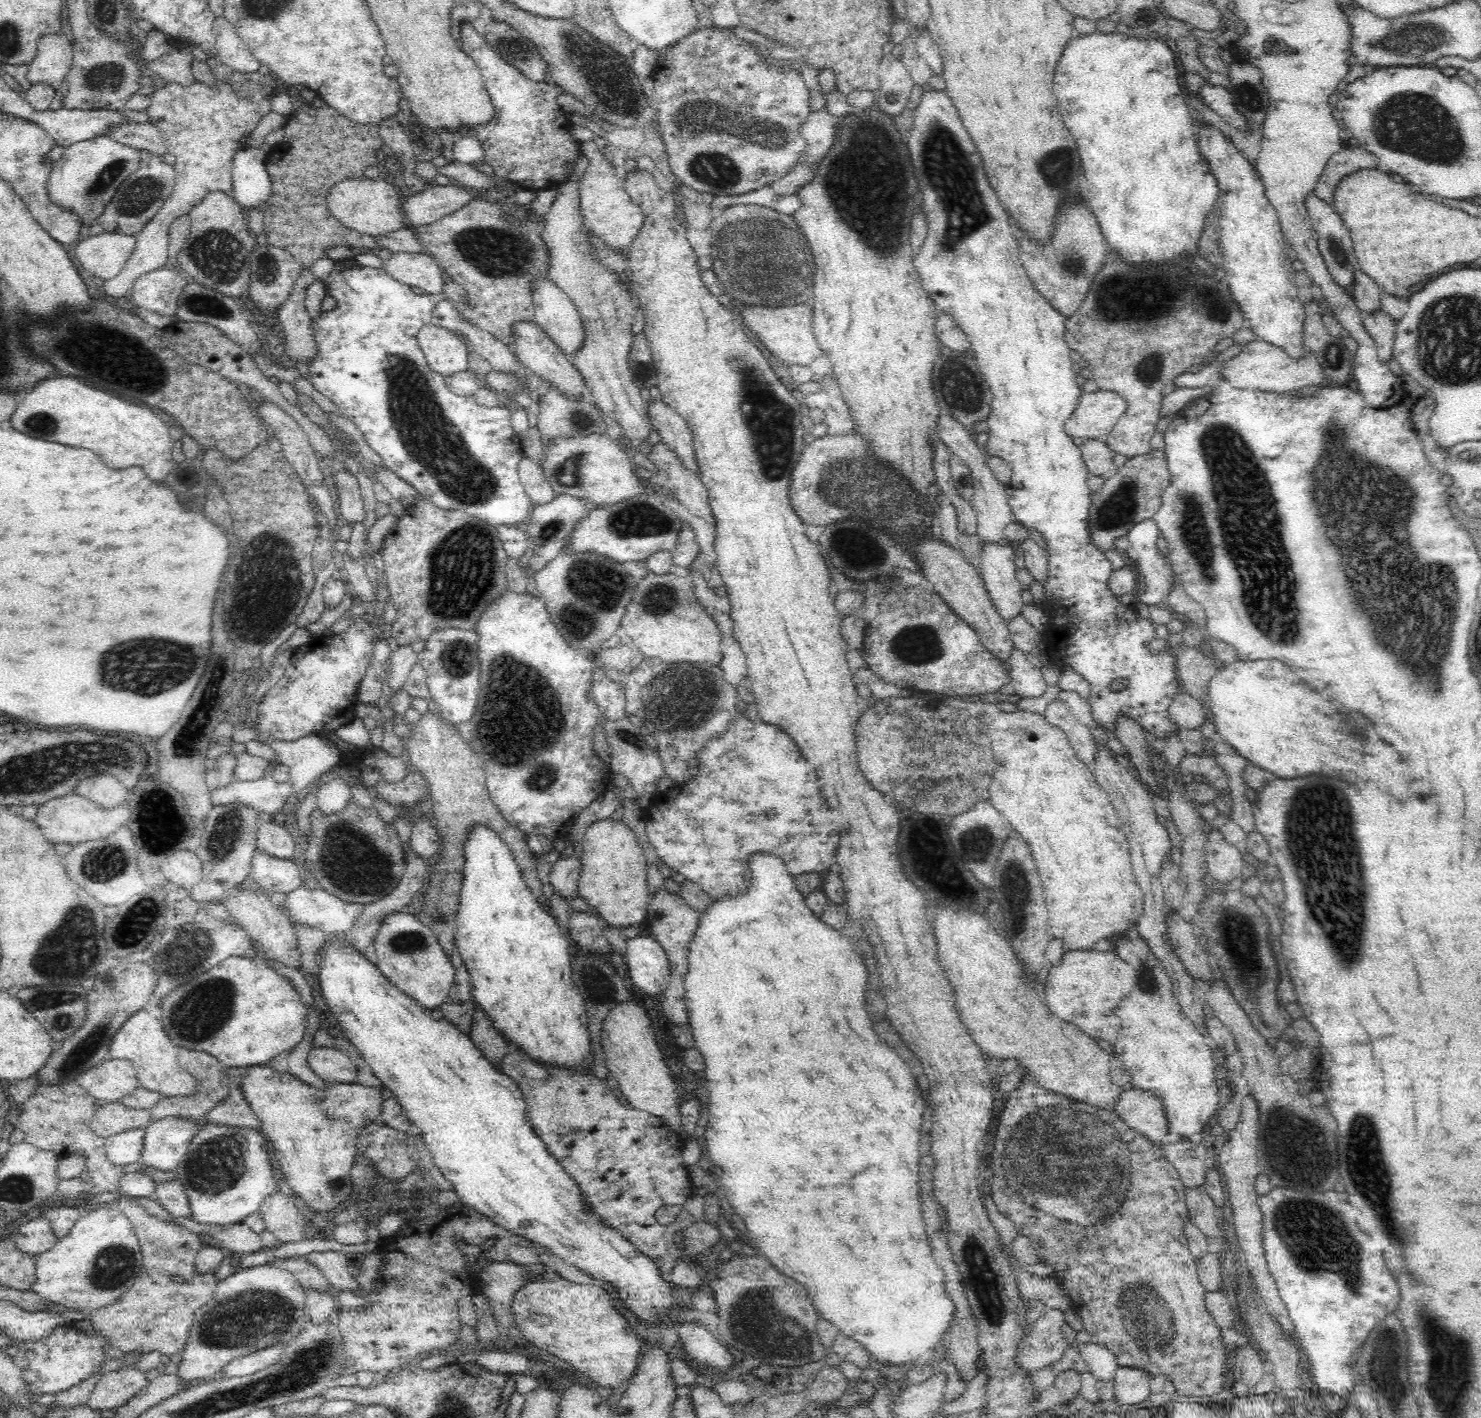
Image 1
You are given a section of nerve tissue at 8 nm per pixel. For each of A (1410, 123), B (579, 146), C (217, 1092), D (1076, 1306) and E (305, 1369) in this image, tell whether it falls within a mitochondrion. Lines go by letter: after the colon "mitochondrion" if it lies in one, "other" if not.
A: mitochondrion
B: other
C: other
D: other
E: mitochondrion

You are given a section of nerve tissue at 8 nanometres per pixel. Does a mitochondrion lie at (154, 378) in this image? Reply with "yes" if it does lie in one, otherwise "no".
yes

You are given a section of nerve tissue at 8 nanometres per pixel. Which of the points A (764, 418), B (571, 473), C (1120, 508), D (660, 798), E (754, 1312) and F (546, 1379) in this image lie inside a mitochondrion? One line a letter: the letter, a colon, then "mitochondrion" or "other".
A: mitochondrion
B: mitochondrion
C: mitochondrion
D: other
E: mitochondrion
F: other

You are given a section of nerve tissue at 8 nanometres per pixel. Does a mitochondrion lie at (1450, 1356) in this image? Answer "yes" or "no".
yes

